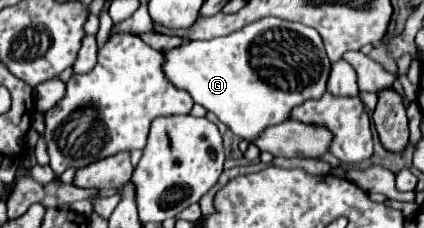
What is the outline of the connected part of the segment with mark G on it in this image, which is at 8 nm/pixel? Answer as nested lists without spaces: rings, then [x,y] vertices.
[[[272,16],[234,34],[186,42],[162,54],[166,80],[188,92],[196,104],[214,112],[220,122],[248,142],[266,126],[288,120],[288,112],[296,104],[320,98],[330,74],[330,60],[314,28]]]

